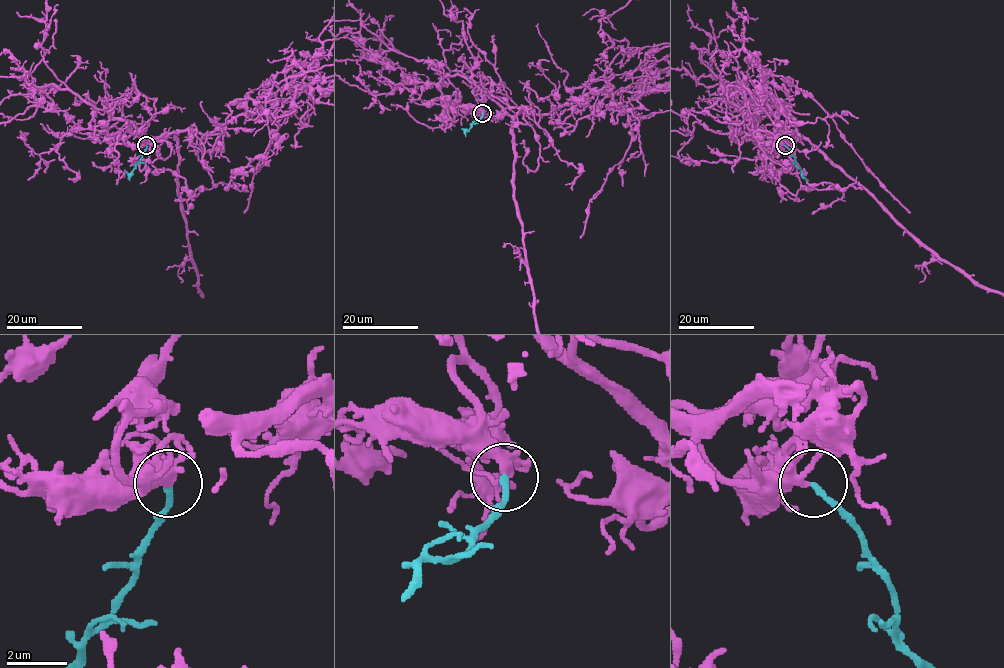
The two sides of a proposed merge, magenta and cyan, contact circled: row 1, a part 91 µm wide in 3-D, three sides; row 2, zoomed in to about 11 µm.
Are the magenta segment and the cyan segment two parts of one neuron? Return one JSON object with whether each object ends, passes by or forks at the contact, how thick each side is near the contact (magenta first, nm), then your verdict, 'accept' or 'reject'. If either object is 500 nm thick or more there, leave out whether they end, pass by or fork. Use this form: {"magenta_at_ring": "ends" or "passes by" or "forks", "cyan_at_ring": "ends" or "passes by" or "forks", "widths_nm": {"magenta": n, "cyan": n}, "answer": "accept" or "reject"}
{"magenta_at_ring": "forks", "cyan_at_ring": "ends", "widths_nm": {"magenta": 280, "cyan": 200}, "answer": "accept"}

